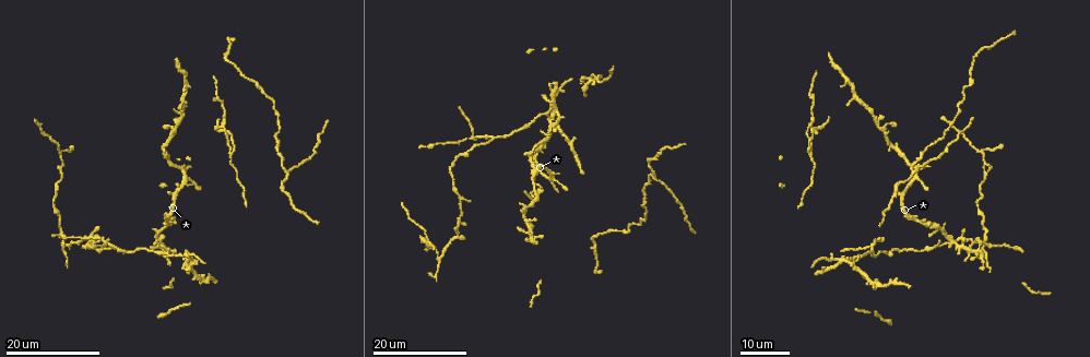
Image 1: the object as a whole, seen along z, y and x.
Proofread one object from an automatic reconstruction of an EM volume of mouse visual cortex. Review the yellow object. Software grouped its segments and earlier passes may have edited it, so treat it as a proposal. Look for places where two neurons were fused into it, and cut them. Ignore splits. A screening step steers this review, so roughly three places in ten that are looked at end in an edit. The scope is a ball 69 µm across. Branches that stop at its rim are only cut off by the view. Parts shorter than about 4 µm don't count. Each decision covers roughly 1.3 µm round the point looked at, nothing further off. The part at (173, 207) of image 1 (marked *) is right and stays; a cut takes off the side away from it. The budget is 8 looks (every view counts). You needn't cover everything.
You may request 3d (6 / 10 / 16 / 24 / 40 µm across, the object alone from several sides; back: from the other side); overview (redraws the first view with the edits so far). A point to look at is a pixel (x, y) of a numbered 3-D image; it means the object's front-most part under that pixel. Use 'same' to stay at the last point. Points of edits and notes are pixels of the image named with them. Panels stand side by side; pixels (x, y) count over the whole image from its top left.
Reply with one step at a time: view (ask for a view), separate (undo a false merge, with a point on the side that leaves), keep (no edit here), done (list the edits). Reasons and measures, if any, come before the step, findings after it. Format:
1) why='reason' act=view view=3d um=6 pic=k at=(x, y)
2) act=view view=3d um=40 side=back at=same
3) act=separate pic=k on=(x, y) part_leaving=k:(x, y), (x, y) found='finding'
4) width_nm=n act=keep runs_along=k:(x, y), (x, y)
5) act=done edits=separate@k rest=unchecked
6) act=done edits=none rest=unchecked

why='three-way junction' act=view view=3d um=16 pic=1 at=(93, 244)

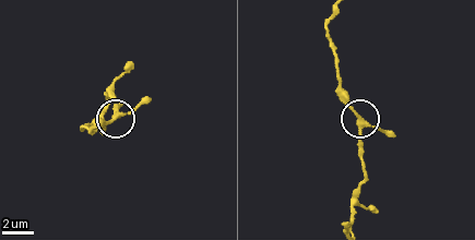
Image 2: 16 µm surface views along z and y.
act=view view=3d um=6 pic=2 at=(114, 114)

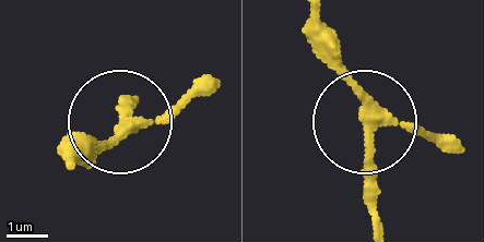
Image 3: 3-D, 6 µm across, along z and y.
side_arm_um=54 act=keep found='continuous, no second neuron'

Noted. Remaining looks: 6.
why='sudden change in width' act=view view=3d um=16 pic=1 at=(976, 209)

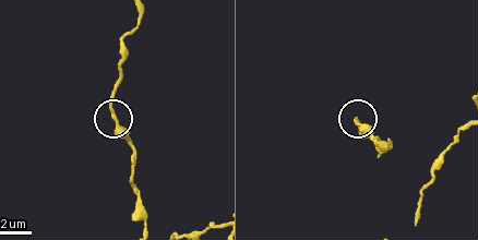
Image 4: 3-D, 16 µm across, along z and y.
act=view view=3d um=6 pic=4 at=(113, 119)

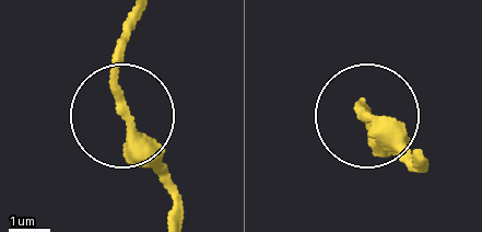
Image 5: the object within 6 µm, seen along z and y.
width_nm=240 act=keep found='continuous, no second neuron'

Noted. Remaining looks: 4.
why='four-way junction' act=view view=3d um=16 pic=1 at=(471, 134)

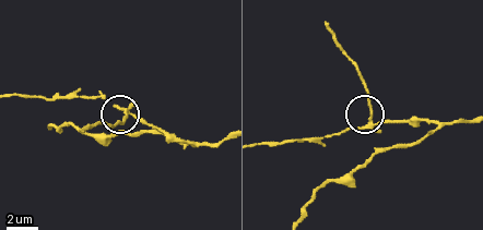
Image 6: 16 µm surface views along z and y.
act=view view=3d um=10 pic=6 at=(371, 115)

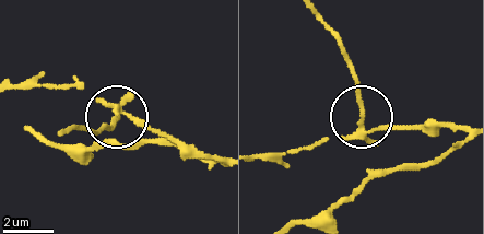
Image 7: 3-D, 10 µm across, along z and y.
arms=4 act=separate pic=7 on=(111, 119) found='two neurons meet here'

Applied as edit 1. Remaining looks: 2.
why='branch point' act=view view=3d um=24 pic=1 at=(494, 140)

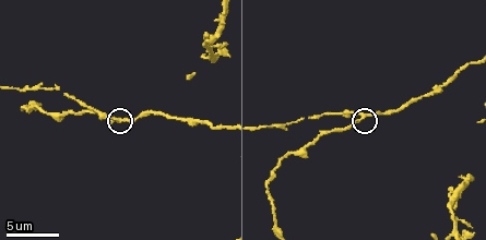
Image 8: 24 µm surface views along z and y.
why='zoom in' act=view view=3d um=10 pic=8 at=(362, 117)

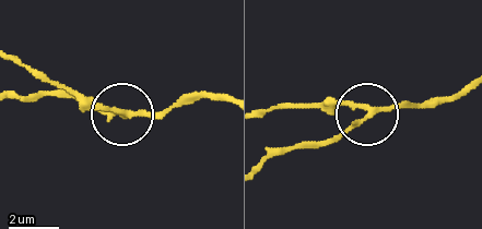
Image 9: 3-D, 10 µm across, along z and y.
side_arm_um=19 act=keep runs_along=9:(267, 160), (329, 142), (363, 115), (336, 103), (300, 103) found='continuous, no second neuron'

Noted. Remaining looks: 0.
act=done edits=separate@7 rest=unchecked

